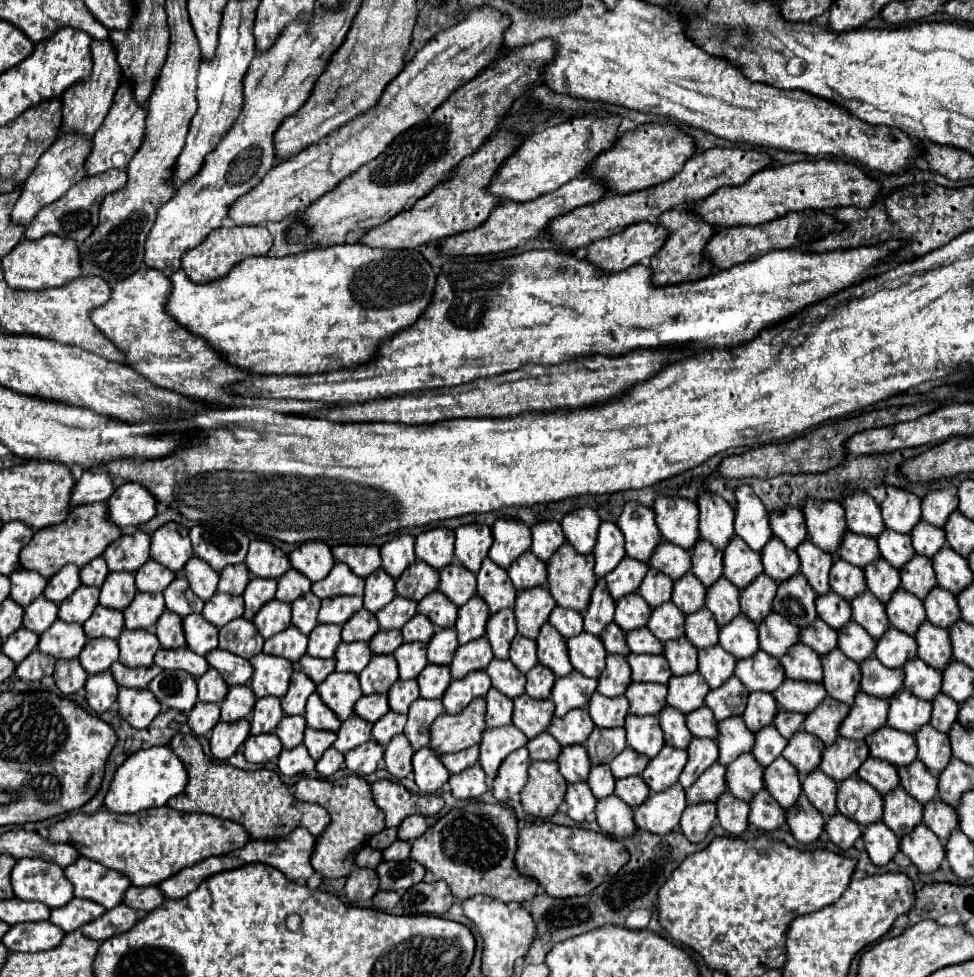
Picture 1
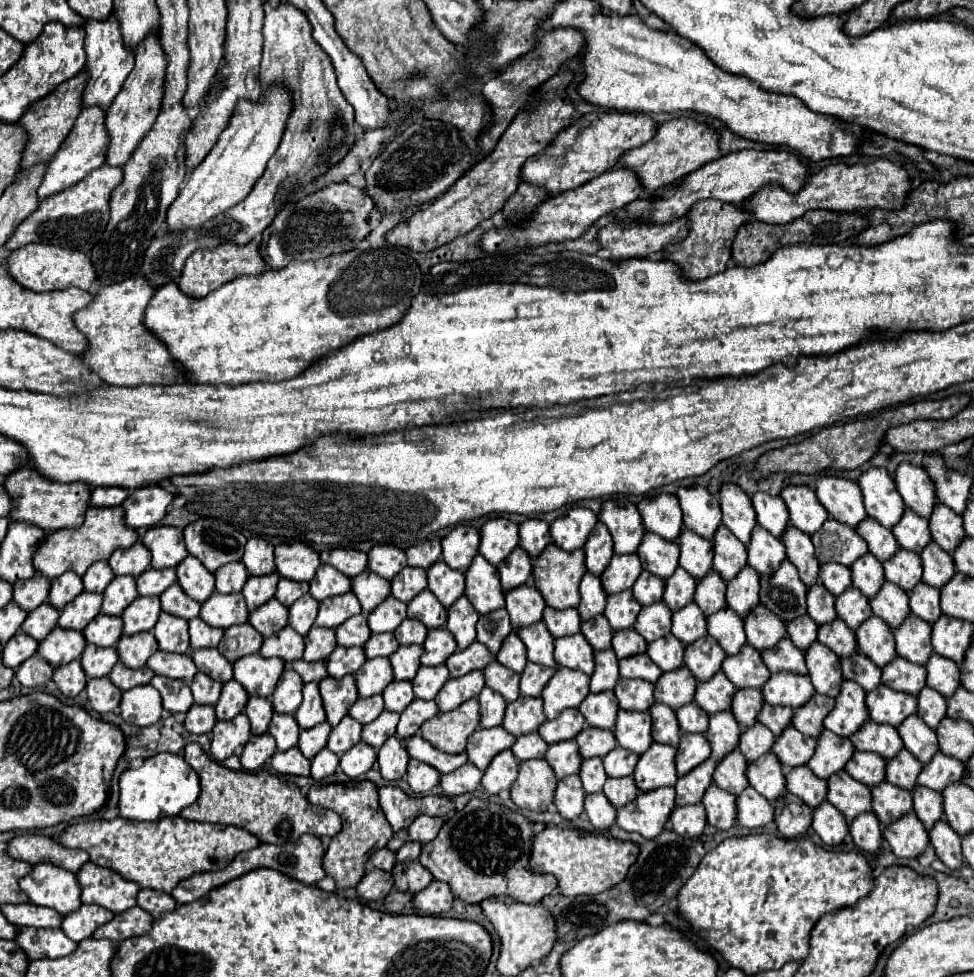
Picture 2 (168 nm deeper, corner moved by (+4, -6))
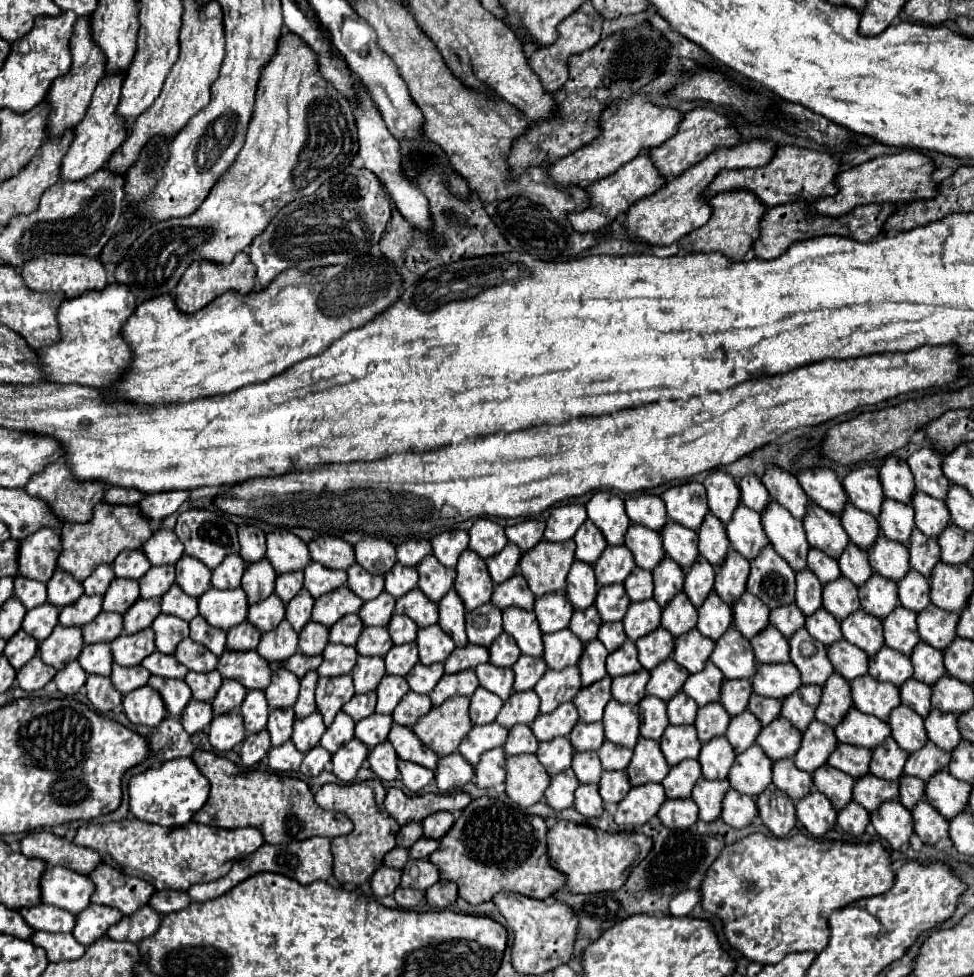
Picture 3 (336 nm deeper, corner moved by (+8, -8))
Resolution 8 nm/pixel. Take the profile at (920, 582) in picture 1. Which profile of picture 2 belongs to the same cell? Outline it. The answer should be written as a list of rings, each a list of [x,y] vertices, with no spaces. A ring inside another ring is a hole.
[[[899,549],[891,559],[883,561],[883,569],[885,569],[885,579],[897,583],[907,593],[921,581],[923,575],[919,555],[907,549]]]

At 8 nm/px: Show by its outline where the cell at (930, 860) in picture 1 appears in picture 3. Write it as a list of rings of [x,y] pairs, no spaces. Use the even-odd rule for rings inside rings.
[[[887,801],[877,811],[871,813],[871,823],[875,831],[889,843],[891,849],[899,851],[909,843],[913,835],[913,817],[899,801]]]

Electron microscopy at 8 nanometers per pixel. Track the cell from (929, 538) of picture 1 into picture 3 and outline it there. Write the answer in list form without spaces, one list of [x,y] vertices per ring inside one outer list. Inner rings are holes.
[[[885,499],[881,505],[881,515],[879,515],[879,529],[885,537],[909,545],[909,535],[913,533],[915,521],[913,521],[913,507]]]

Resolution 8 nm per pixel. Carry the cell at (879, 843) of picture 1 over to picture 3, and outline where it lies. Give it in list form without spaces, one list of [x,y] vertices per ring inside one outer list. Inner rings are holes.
[[[851,801],[843,811],[839,811],[837,823],[843,827],[845,833],[849,833],[853,837],[859,837],[859,835],[865,833],[867,825],[869,825],[869,813],[865,811],[865,807]]]

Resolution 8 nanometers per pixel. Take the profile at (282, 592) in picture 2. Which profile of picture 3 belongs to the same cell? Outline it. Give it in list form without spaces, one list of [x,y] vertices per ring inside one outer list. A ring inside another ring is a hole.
[[[303,571],[279,575],[275,581],[275,595],[287,605],[303,589]]]

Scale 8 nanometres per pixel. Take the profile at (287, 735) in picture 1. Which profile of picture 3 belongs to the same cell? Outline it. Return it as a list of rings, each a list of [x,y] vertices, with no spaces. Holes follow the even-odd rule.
[[[275,709],[269,713],[267,731],[271,735],[271,747],[279,747],[291,739],[293,723],[295,723],[293,709]]]

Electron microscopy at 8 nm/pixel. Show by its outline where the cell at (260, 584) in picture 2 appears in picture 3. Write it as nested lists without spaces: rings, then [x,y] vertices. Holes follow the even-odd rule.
[[[267,559],[247,565],[245,573],[247,573],[247,601],[249,601],[249,605],[259,603],[273,593],[277,573],[273,571],[273,567],[269,565]]]

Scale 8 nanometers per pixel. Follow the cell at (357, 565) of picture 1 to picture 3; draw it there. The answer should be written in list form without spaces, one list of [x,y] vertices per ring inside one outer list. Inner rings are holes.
[[[319,537],[317,541],[309,543],[311,559],[329,567],[329,569],[343,569],[347,571],[353,563],[353,547],[337,537]]]

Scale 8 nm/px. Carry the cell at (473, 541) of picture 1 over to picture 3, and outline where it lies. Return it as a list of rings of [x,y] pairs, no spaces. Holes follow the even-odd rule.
[[[461,529],[443,531],[431,539],[431,545],[433,545],[433,555],[439,559],[441,565],[455,567],[461,553],[469,545],[469,535],[467,531],[461,531]]]

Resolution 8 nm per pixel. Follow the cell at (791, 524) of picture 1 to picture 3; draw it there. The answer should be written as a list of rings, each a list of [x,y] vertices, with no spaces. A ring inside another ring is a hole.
[[[747,475],[741,479],[739,483],[741,489],[741,503],[753,511],[757,511],[759,515],[767,509],[767,505],[771,503],[769,491],[765,489],[765,485],[755,477],[755,475]]]

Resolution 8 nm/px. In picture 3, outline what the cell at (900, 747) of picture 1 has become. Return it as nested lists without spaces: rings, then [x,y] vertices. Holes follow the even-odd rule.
[[[853,707],[849,709],[849,717],[845,715],[843,723],[835,727],[835,735],[841,743],[873,751],[877,745],[883,745],[885,739],[891,737],[891,729],[889,723],[873,715],[865,715]]]

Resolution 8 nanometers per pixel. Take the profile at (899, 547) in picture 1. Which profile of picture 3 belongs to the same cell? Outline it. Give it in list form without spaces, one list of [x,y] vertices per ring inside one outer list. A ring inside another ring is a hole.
[[[847,503],[845,511],[841,515],[841,525],[845,527],[849,539],[863,551],[869,551],[879,537],[877,519],[873,515],[853,507],[851,503]]]

